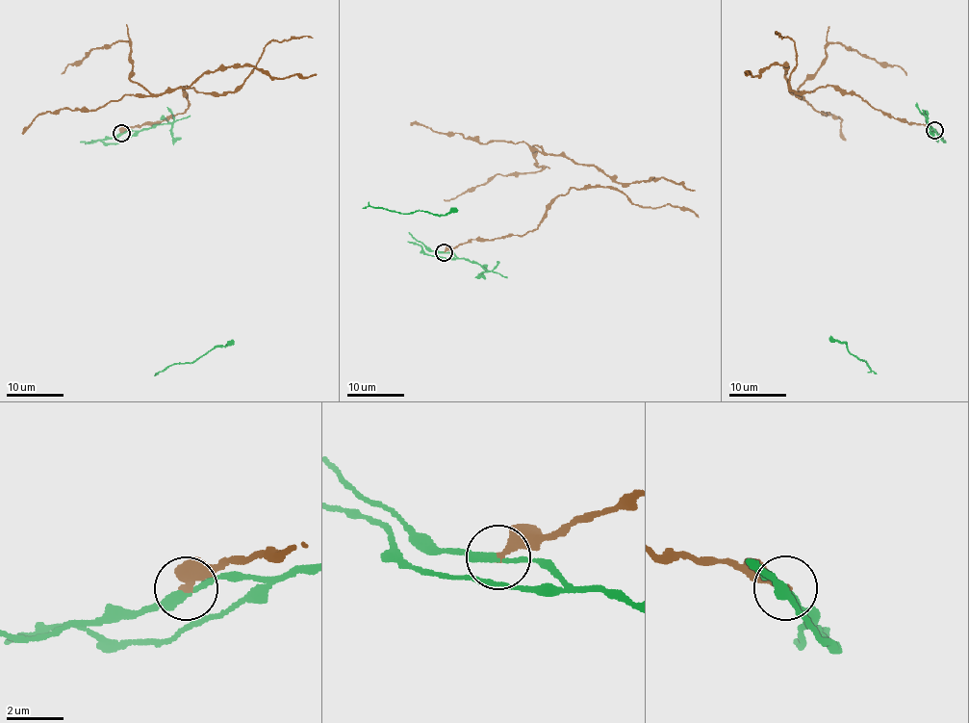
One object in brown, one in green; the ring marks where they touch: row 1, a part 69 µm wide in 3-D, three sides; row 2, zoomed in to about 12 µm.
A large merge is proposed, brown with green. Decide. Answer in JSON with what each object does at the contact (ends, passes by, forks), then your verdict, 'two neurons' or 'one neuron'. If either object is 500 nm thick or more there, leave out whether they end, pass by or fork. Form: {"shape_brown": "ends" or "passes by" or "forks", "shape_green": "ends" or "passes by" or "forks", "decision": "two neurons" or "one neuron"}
{"shape_brown": "ends", "shape_green": "passes by", "decision": "two neurons"}

